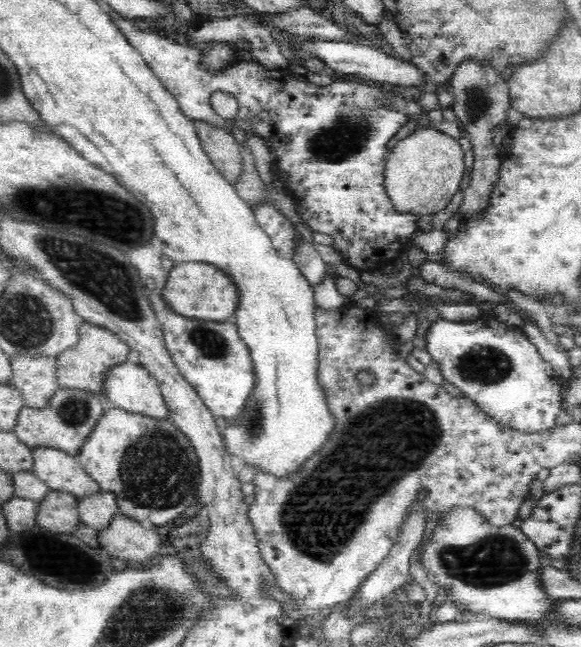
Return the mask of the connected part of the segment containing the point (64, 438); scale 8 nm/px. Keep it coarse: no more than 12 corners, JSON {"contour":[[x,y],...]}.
{"contour":[[58,390],[48,408],[22,408],[15,439],[32,452],[77,458],[107,407]]}

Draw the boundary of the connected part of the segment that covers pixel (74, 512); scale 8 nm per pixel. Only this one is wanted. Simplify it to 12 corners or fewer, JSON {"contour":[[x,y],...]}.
{"contour":[[50,490],[39,505],[39,527],[74,534],[80,524],[72,495]]}

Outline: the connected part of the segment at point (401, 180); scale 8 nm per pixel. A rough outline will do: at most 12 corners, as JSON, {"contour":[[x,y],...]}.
{"contour":[[419,126],[394,144],[384,186],[421,216],[452,204],[459,140]]}

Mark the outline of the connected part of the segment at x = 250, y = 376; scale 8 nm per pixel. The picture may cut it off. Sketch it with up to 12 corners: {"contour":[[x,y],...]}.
{"contour":[[158,312],[179,374],[221,422],[254,387],[229,319]]}

